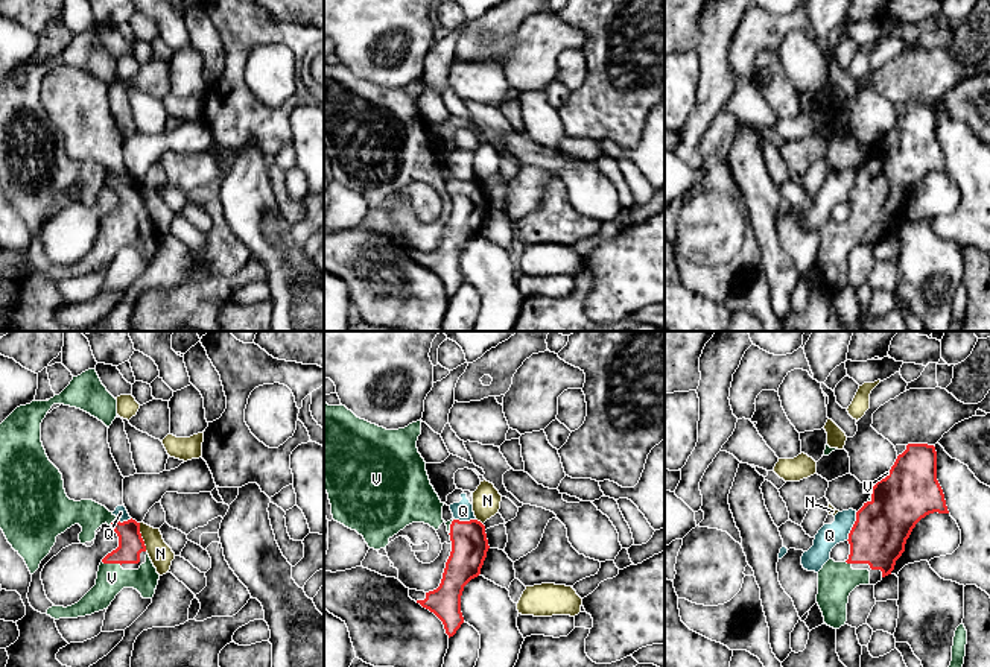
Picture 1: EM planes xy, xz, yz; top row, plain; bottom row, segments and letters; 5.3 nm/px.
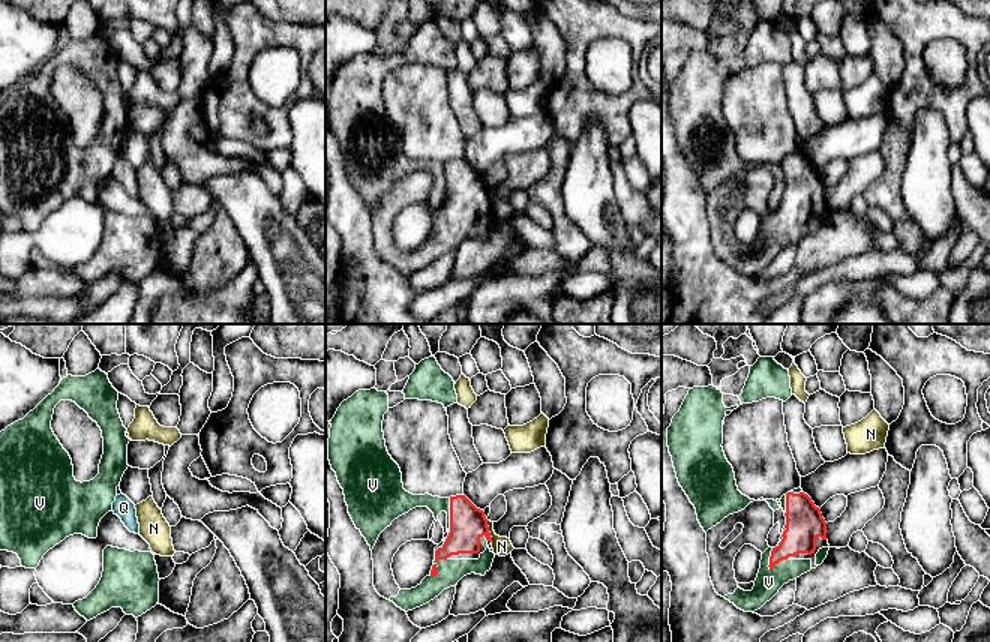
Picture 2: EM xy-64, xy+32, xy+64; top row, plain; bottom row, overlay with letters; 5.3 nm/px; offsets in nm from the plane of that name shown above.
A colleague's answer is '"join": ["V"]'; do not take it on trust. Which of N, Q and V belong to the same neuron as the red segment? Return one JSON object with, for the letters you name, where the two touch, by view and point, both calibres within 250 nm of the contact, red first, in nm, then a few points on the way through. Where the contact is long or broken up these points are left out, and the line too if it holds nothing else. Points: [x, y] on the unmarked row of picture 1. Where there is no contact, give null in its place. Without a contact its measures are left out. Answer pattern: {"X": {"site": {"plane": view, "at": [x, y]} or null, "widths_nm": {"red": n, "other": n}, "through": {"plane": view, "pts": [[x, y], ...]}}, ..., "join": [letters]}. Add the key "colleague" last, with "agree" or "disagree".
{"V": {"site": {"plane": "xy", "at": [111, 222]}, "widths_nm": {"red": 140, "other": 160}}, "join": ["V"], "colleague": "agree"}

